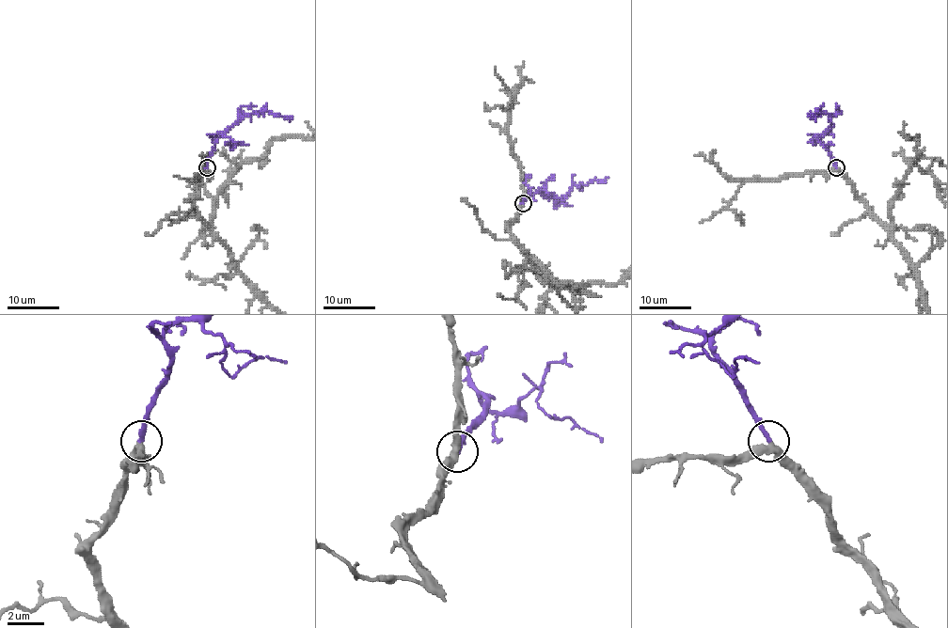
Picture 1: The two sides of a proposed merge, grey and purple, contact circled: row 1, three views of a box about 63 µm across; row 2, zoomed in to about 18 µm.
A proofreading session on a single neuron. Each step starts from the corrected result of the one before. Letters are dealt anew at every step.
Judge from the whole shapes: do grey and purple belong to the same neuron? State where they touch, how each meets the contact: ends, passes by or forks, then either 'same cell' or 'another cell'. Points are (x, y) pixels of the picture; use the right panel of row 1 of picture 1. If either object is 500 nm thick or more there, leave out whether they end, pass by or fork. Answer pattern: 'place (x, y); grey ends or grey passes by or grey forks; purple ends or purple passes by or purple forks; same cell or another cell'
place (836, 167); grey passes by; purple ends; same cell

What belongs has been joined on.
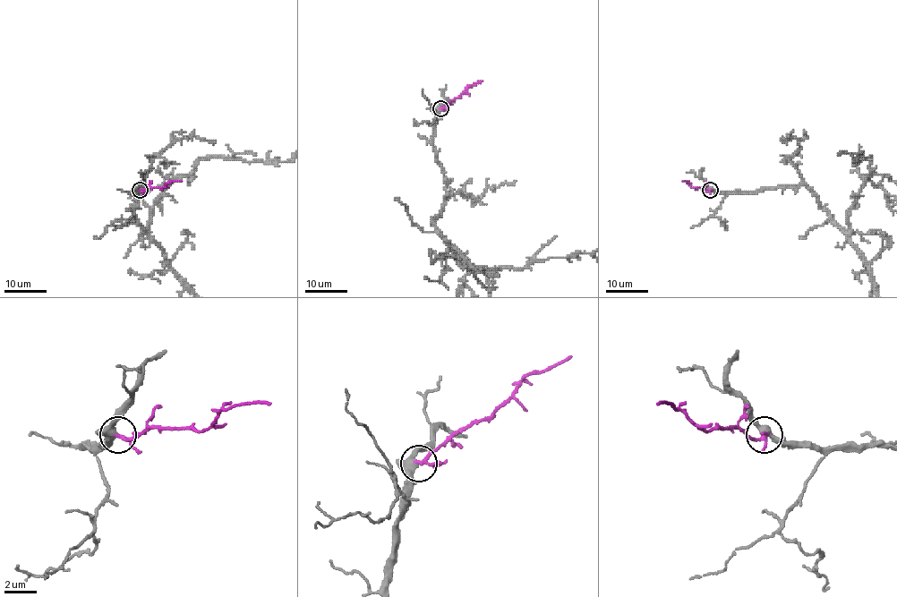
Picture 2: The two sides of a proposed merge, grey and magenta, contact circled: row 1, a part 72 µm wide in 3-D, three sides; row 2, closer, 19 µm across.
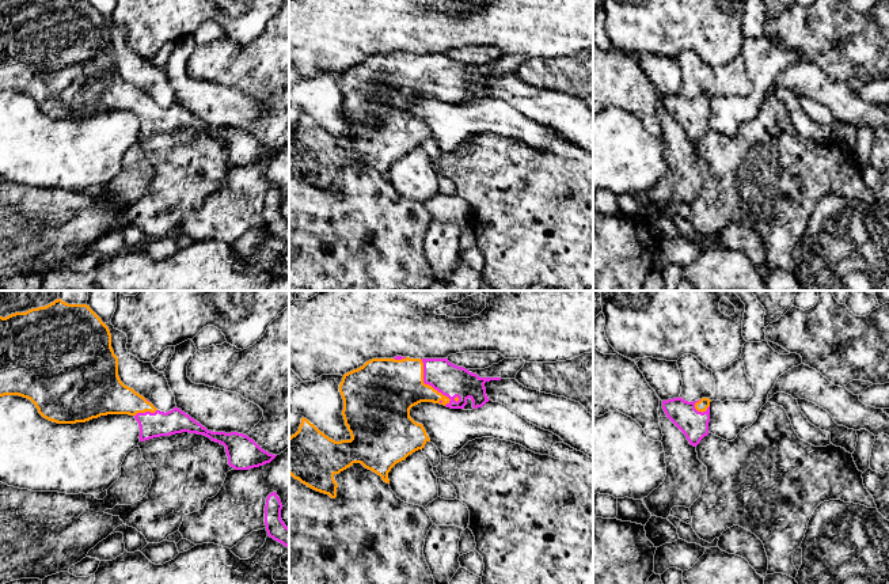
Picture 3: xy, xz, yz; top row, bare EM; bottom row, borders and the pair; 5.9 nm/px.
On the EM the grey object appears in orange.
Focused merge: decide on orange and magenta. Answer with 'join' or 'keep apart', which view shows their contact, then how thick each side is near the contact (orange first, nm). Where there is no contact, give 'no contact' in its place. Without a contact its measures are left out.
join; meets orange in xz; 360 nm thick on the orange side, 190 nm on the other

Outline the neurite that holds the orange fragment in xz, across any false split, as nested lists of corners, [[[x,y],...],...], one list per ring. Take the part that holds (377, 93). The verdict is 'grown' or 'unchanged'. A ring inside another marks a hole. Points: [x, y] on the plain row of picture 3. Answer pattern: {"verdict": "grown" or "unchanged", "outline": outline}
{"verdict": "grown", "outline": [[[372,54],[345,69],[339,80],[343,95],[342,111],[352,134],[335,137],[303,113],[299,126],[289,133],[289,170],[331,194],[337,193],[338,183],[334,171],[354,159],[361,159],[390,179],[391,164],[430,137],[423,121],[410,113],[410,105],[421,98],[464,105],[468,94],[474,105],[482,103],[490,96],[485,84],[485,79],[490,76],[501,73],[479,73],[449,58],[448,54]]]}

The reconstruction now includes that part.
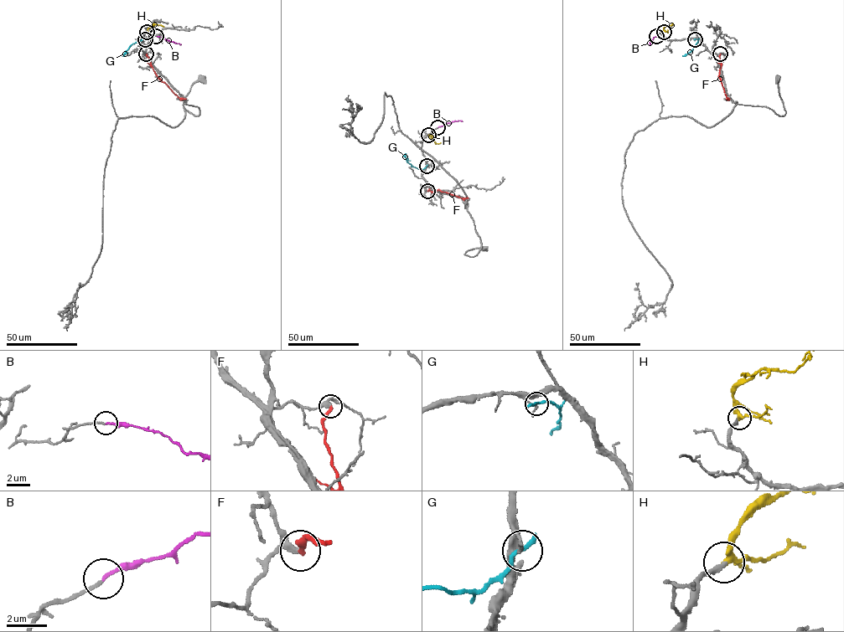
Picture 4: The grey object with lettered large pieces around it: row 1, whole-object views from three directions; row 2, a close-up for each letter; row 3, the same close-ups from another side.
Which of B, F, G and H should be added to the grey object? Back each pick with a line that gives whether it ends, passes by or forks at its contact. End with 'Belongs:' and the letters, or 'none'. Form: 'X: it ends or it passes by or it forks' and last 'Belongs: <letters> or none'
B: it ends
H: it passes by
Belongs: B, H

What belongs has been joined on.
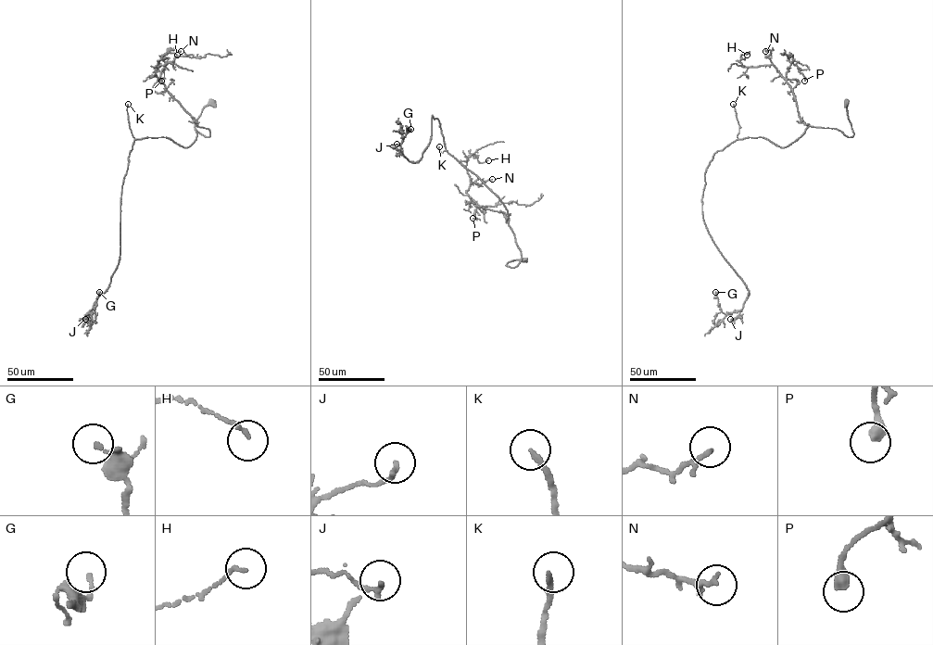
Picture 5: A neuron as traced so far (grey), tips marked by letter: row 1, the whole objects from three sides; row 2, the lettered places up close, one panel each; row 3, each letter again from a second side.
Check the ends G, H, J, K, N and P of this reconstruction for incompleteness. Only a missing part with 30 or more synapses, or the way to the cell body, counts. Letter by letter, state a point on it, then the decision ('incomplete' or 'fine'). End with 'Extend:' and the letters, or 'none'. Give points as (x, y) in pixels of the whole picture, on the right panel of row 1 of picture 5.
G: at (715, 292); fine
H: at (747, 55); fine
J: at (730, 319); fine
K: at (733, 104); incomplete
N: at (765, 51); fine
P: at (804, 81); fine
Extend: K

